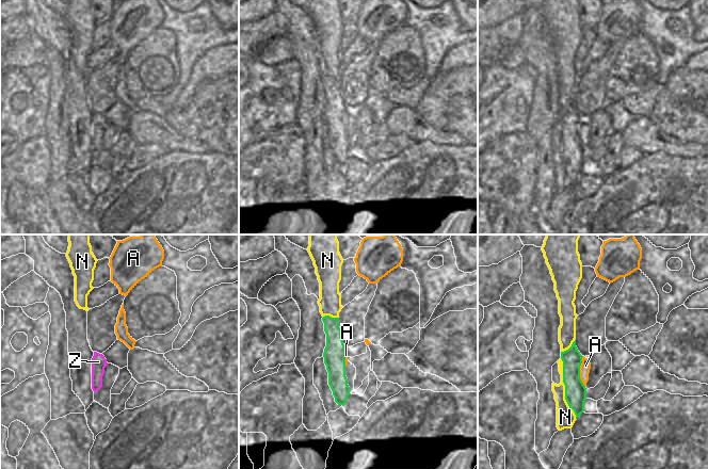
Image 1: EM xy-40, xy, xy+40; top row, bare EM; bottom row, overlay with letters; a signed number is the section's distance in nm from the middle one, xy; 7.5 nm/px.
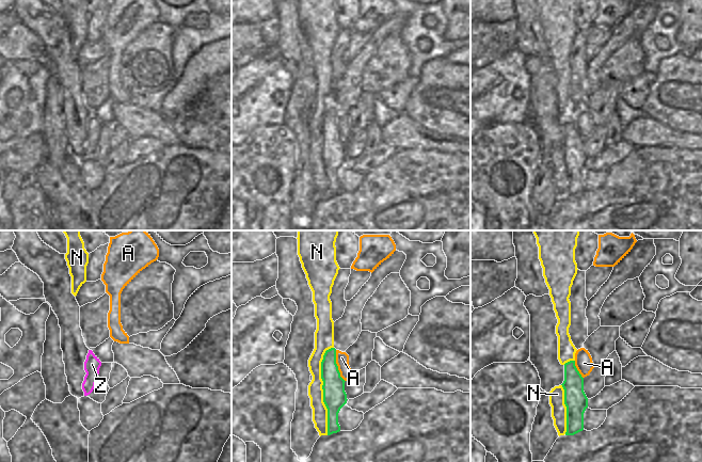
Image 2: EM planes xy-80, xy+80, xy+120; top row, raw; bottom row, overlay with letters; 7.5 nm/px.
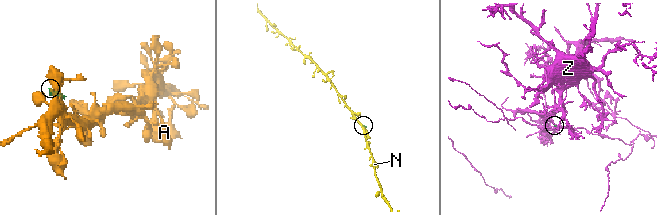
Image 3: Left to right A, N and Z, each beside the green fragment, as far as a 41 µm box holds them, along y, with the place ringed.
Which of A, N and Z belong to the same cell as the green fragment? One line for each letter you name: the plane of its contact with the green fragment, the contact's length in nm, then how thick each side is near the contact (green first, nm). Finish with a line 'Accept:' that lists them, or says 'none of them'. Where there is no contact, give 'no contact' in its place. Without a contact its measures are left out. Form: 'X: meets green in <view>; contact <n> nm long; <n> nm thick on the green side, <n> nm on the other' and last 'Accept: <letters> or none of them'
Accept: none of them

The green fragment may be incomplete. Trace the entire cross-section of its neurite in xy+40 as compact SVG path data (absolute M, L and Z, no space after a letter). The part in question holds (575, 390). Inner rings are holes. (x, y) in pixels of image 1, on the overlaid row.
M576 340L568 350L561 352L565 400L569 408L574 410L576 419L584 411L586 400L586 388L580 378L582 357L576 346Z

